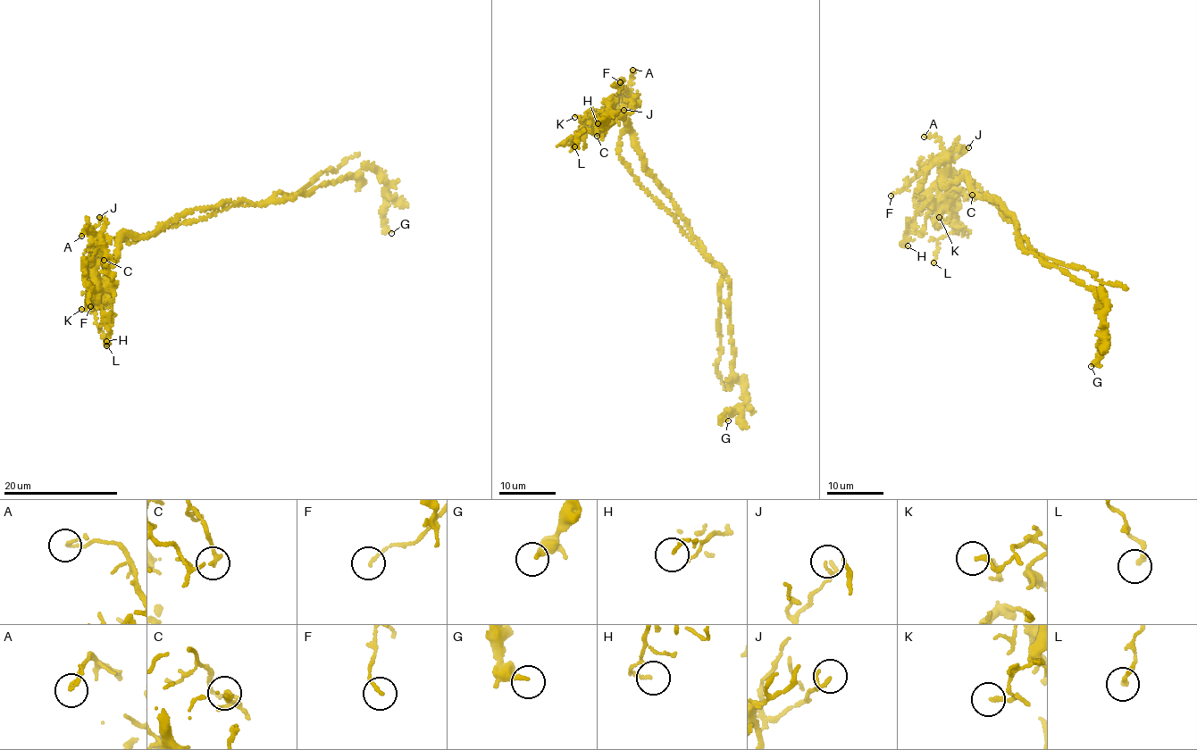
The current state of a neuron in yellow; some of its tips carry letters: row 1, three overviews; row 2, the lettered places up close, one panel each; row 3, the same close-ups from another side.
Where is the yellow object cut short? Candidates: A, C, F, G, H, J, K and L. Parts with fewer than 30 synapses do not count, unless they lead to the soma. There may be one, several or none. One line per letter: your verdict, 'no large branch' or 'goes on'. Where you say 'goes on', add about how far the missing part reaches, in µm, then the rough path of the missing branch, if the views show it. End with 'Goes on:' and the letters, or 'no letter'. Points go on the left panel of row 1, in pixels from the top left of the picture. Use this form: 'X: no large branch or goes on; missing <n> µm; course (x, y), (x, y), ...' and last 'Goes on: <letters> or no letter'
A: no large branch
C: no large branch
F: no large branch
G: no large branch
H: no large branch
J: no large branch
K: no large branch
L: no large branch
Goes on: no letter

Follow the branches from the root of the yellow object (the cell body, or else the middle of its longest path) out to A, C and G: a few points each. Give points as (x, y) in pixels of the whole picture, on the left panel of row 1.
A: (215, 207), (189, 212), (149, 235), (125, 234), (115, 259), (104, 252), (103, 237), (86, 228), (81, 236)
C: (215, 207), (189, 212), (149, 235), (125, 234), (117, 246), (115, 259), (95, 249), (104, 260)
G: (215, 207), (223, 203), (246, 201), (254, 204), (294, 197), (369, 168), (386, 183), (383, 220), (391, 233)

